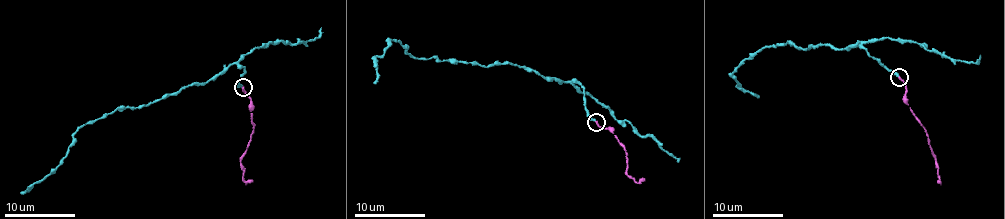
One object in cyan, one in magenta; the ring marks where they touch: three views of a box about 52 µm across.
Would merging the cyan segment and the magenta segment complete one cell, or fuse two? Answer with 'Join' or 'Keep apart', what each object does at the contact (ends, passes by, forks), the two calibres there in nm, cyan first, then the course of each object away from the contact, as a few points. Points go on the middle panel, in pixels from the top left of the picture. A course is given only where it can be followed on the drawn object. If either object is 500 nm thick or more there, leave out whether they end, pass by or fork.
Join. At the ring cyan ends. At the ring magenta ends. Thickness 280 nm (cyan) against 220 nm. Course of cyan: (596, 120), (586, 109), (582, 87), (568, 81), (509, 63), (412, 58), (390, 41), (376, 58), (373, 84). Course of magenta: (596, 122), (612, 131), (624, 146), (628, 160), (626, 173), (635, 181), (644, 179)

